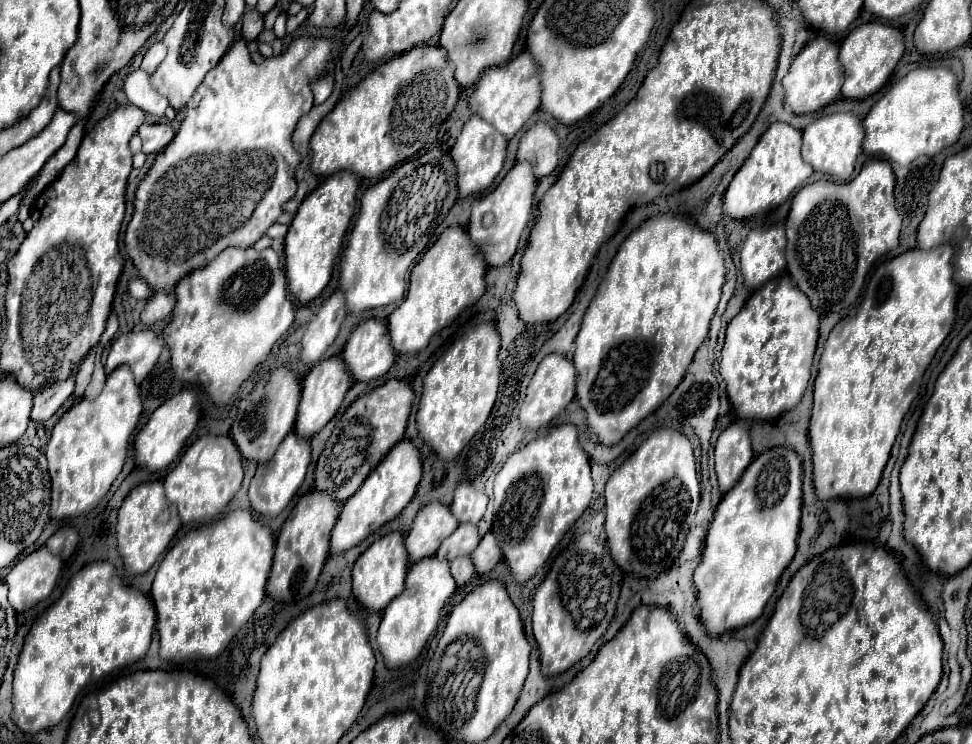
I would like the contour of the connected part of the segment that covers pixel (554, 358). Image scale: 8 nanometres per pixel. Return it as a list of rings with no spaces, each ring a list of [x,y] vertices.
[[[552,353],[548,357],[544,357],[526,389],[526,399],[520,407],[520,425],[524,429],[538,429],[548,425],[554,417],[560,415],[560,411],[566,409],[566,405],[574,399],[576,395],[576,371],[574,371],[574,363],[558,353]]]

